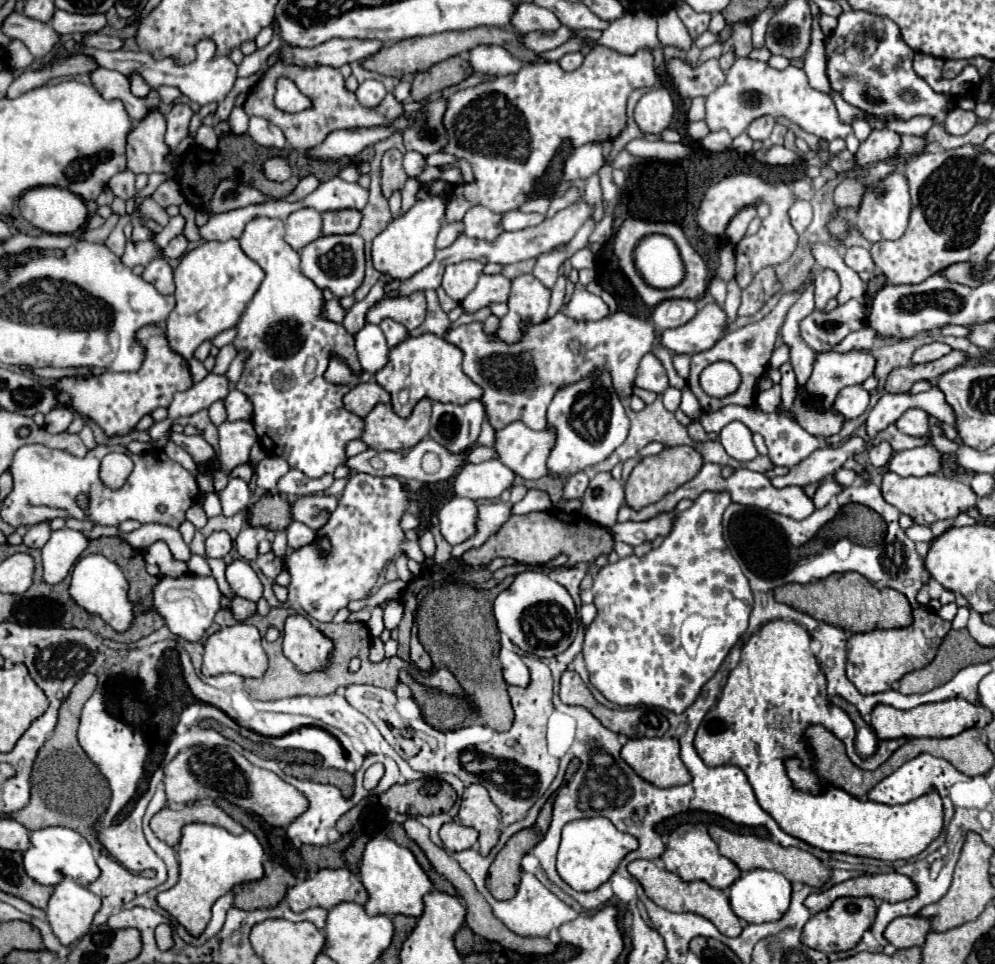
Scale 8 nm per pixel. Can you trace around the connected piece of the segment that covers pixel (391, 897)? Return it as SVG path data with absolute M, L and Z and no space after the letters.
M370 838L360 860L360 880L368 892L368 902L364 904L364 910L368 916L394 916L394 914L406 914L420 918L424 910L424 894L432 890L432 882L428 880L426 872L418 866L414 854L408 848L398 846L390 838Z

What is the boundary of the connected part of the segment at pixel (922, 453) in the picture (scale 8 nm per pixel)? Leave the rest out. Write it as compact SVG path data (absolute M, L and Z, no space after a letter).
M928 442L924 448L912 448L896 452L896 456L890 460L890 470L900 476L926 476L926 474L938 474L942 470L942 452Z

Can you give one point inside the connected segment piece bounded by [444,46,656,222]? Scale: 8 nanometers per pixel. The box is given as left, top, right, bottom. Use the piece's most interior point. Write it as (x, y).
(509, 128)

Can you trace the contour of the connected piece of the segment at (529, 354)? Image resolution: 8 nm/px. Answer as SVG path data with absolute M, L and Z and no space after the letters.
M558 312L554 318L544 320L540 324L524 324L524 332L526 332L524 338L516 344L506 344L498 336L484 334L482 322L458 326L446 334L446 340L464 352L464 362L462 362L464 374L484 390L482 404L486 406L486 416L490 418L494 430L500 430L516 420L522 420L532 430L542 430L546 426L548 404L556 394L556 390L566 384L582 380L594 368L606 368L610 372L614 388L618 390L620 396L632 394L638 362L642 360L644 354L650 352L656 340L656 328L652 320L636 318L626 312L616 312L614 316L608 316L598 322L576 322L564 316L562 312Z

